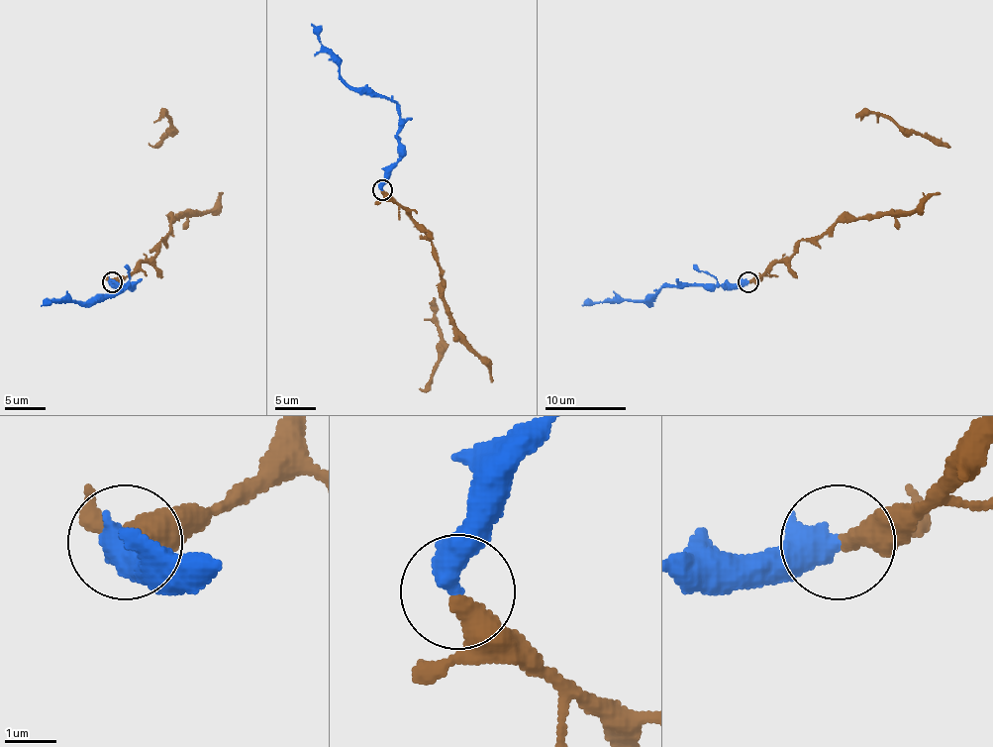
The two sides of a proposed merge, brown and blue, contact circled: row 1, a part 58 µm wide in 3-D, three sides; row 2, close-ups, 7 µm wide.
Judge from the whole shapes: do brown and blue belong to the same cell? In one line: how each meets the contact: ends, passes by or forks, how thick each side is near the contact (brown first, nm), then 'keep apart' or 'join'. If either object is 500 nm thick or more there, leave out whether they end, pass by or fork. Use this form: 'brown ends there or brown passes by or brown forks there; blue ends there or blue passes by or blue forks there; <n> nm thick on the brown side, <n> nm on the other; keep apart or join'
420 nm thick on the brown side, 550 nm on the other; join

